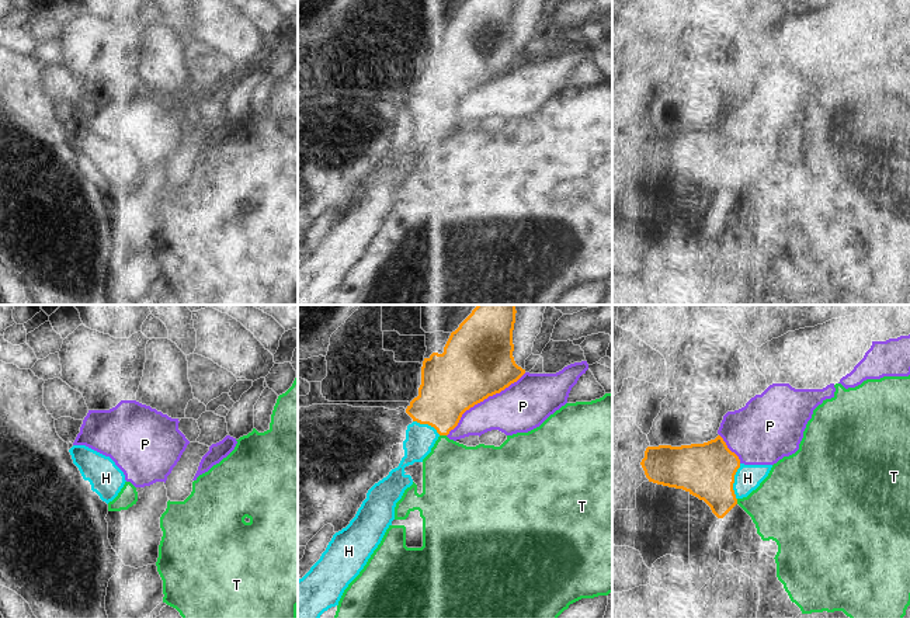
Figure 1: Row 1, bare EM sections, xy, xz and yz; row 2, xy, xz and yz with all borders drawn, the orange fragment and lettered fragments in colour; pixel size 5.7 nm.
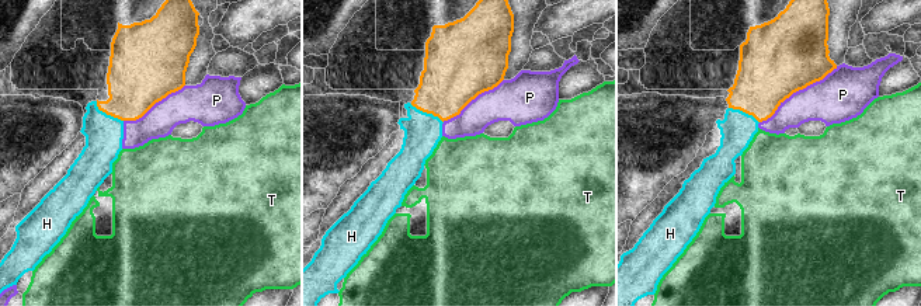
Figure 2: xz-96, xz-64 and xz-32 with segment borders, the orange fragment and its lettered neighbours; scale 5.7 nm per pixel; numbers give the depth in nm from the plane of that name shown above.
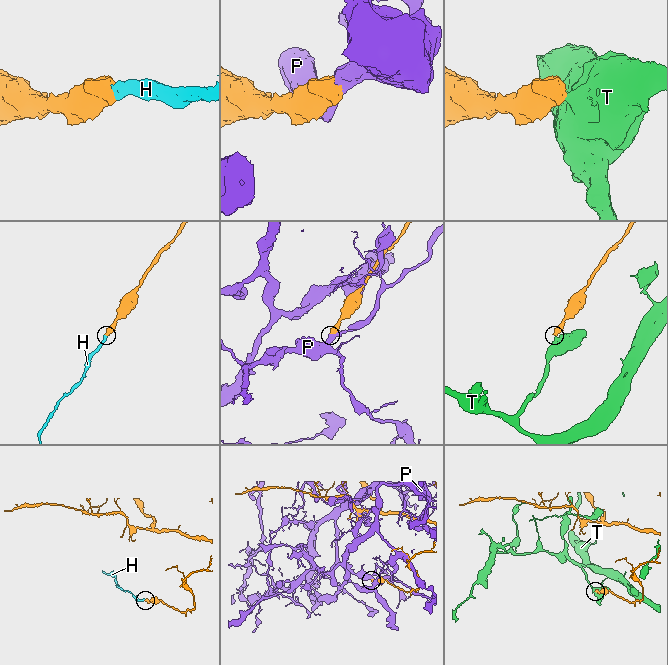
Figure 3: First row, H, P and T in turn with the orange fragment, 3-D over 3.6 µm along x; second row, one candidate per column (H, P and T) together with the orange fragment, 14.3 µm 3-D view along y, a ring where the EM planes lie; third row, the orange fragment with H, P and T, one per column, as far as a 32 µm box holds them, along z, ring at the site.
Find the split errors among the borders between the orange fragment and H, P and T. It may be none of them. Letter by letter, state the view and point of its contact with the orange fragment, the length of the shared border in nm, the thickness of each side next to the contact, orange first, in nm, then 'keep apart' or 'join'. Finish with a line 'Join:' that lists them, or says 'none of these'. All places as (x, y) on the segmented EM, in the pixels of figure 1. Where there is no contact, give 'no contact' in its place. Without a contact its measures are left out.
H: meets orange in yz at (733, 482); contact 200 nm long; 320 nm thick on the orange side, 150 nm on the other; join
P: meets orange in xz at (483, 399); contact 600 nm long; 400 nm thick on the orange side, 280 nm on the other; keep apart
T: meets orange in xz at (443, 434); contact 40 nm long; 320 nm thick on the orange side, 360 nm on the other; keep apart
Join: H

